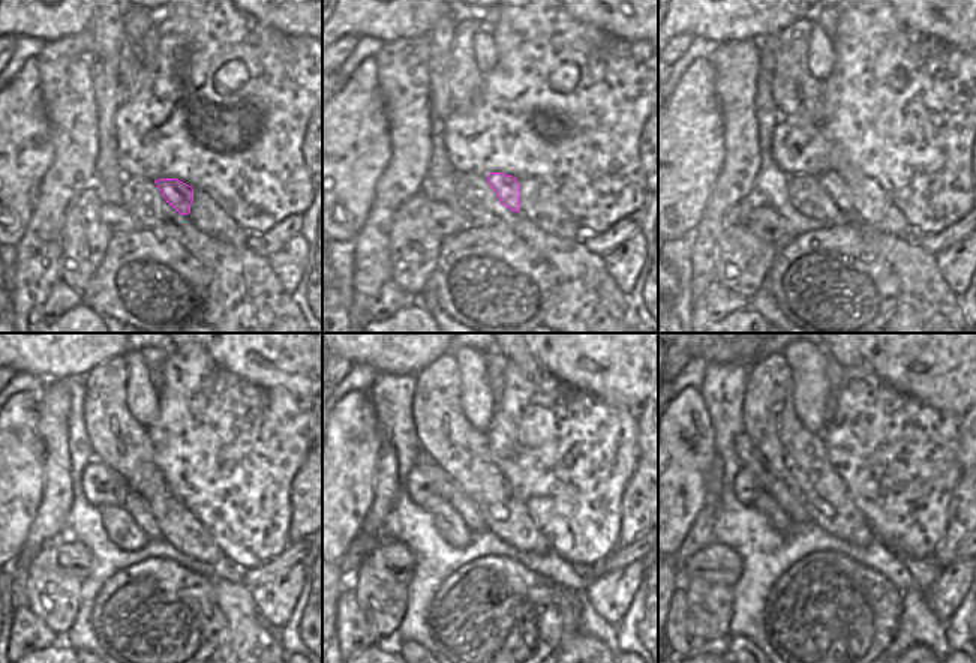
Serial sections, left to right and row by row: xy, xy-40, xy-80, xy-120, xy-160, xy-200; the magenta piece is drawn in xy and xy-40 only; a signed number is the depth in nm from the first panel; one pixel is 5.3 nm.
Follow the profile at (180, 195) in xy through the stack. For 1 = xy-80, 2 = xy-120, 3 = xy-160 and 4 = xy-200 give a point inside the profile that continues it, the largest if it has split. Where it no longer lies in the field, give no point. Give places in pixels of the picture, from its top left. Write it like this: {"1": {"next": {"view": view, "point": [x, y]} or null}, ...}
{"1": {"next": {"view": "xy-80", "point": [832, 183]}}, "2": {"next": {"view": "xy-120", "point": [135, 506]}}, "3": {"next": {"view": "xy-160", "point": [455, 497]}}, "4": {"next": {"view": "xy-200", "point": [748, 456]}}}

